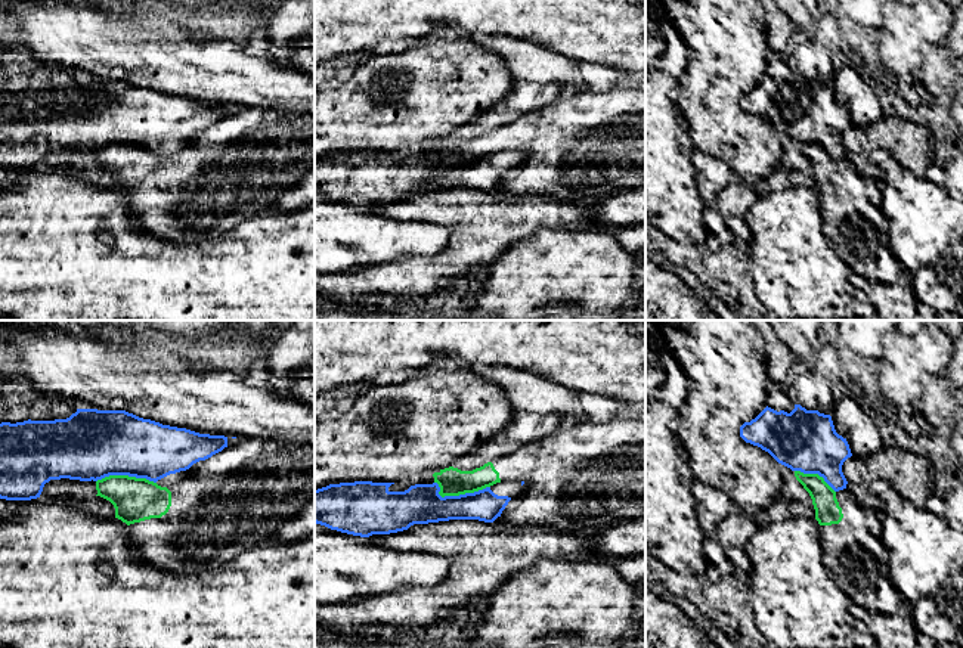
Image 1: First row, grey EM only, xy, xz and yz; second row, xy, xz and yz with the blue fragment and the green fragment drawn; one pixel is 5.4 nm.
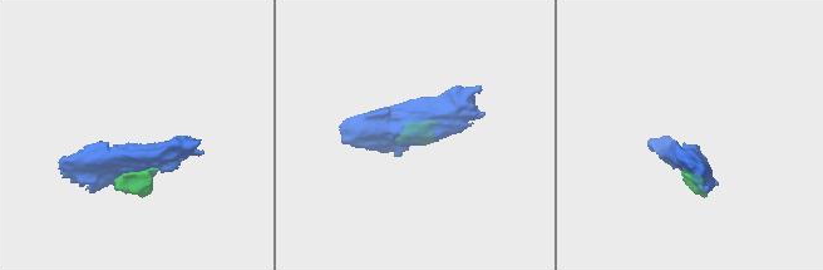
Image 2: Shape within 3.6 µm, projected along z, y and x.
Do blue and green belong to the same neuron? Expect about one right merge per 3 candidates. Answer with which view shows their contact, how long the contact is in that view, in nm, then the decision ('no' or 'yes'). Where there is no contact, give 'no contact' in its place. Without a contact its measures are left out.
meets blue in xz; contact 300 nm long; no

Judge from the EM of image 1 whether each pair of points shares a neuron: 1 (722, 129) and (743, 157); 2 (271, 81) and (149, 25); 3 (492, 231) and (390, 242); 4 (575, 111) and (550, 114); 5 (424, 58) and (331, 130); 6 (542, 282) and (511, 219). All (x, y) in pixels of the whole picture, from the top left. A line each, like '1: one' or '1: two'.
1: one
2: one
3: two
4: one
5: one
6: two

